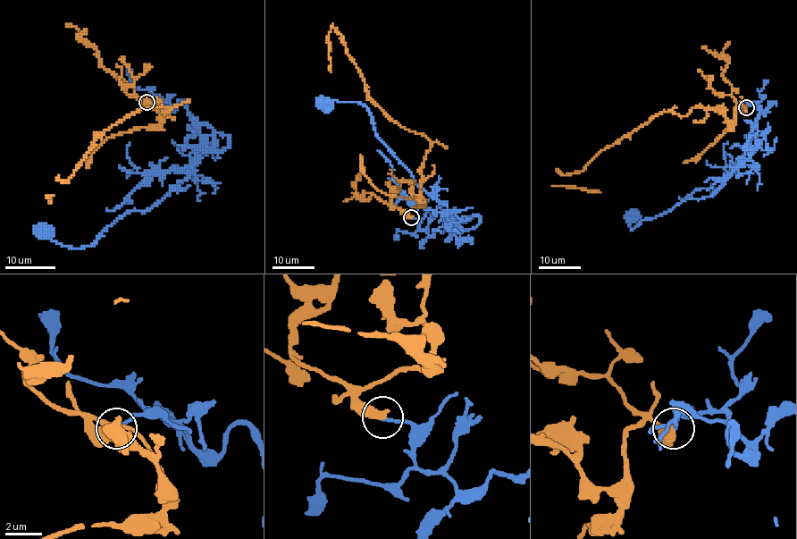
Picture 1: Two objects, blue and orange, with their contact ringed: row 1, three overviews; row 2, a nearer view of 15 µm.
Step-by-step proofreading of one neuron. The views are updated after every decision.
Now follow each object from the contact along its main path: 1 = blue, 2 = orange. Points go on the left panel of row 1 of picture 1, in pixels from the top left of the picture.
1: (147, 101), (184, 101), (203, 140), (190, 173), (92, 245), (68, 248), (43, 232)
2: (147, 101), (160, 118), (159, 101), (171, 107), (140, 109), (102, 131), (71, 177), (56, 180), (50, 202)

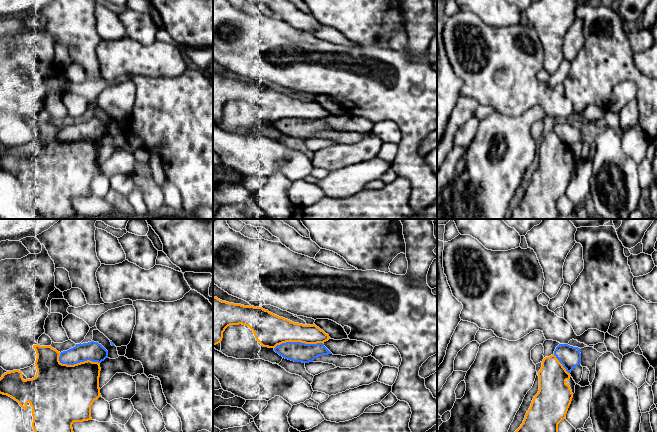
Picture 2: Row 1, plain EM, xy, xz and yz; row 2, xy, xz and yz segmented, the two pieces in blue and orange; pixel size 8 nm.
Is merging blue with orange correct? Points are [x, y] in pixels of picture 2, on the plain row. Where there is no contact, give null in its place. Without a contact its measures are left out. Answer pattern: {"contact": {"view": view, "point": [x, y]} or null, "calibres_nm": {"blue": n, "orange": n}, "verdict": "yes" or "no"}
{"contact": {"view": "xy", "point": [77, 138]}, "calibres_nm": {"blue": 160, "orange": 440}, "verdict": "no"}

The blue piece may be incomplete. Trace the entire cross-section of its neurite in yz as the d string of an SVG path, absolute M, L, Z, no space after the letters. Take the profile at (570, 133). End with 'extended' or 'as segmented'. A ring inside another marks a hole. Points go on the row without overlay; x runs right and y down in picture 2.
M559 120L554 127L554 131L568 149L571 149L576 142L581 140L581 129L578 123Z | as segmented

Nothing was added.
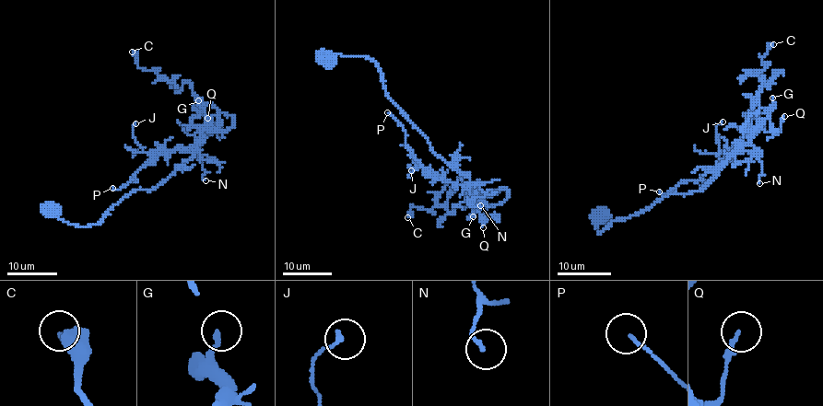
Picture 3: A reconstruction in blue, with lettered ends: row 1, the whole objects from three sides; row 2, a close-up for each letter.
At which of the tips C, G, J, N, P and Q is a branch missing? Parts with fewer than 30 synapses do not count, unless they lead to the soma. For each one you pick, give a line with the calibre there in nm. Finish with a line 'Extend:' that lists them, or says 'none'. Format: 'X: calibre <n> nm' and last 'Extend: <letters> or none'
Extend: none

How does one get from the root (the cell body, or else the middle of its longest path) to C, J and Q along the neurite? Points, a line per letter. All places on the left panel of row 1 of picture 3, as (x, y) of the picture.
C: (50, 211), (99, 224), (194, 154), (207, 117), (192, 85), (175, 88), (132, 52)
J: (50, 211), (73, 225), (99, 224), (126, 195), (157, 188), (194, 154), (145, 152), (135, 123)
Q: (50, 211), (73, 225), (99, 224), (126, 195), (157, 188), (181, 168), (200, 129), (210, 131), (207, 118)

